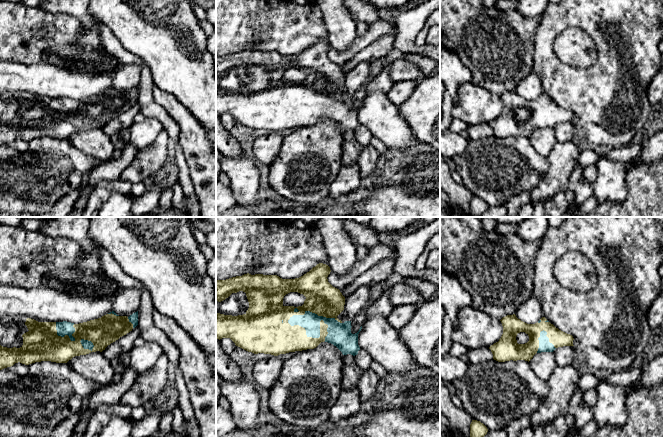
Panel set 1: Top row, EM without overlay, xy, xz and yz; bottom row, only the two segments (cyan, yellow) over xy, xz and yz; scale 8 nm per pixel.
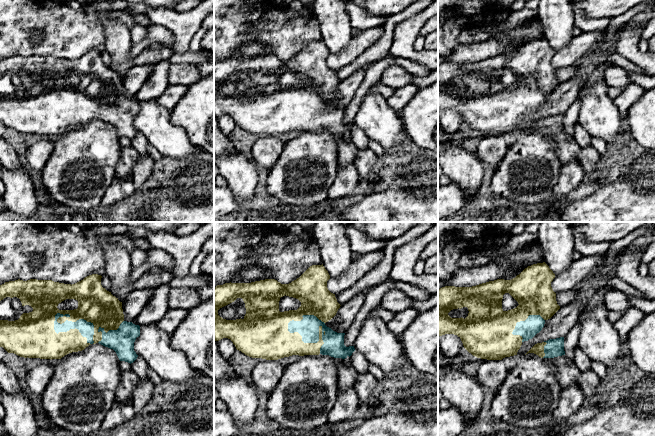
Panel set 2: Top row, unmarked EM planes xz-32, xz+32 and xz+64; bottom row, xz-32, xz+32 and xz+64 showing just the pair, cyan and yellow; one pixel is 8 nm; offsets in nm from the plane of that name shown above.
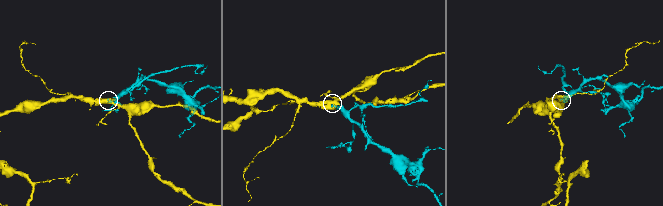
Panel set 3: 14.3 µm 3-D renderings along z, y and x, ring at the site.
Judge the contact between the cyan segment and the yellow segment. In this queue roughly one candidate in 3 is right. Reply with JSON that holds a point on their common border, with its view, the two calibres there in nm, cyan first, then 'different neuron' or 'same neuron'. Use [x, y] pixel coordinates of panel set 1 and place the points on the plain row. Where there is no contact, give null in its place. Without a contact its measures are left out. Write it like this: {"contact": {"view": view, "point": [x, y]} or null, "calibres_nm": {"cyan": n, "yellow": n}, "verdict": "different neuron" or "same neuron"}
{"contact": {"view": "xz", "point": [314, 89]}, "calibres_nm": {"cyan": 180, "yellow": 260}, "verdict": "same neuron"}

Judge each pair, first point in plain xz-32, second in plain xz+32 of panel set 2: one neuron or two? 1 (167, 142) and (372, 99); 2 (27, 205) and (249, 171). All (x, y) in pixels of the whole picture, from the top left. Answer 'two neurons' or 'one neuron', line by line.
1: one neuron
2: one neuron

